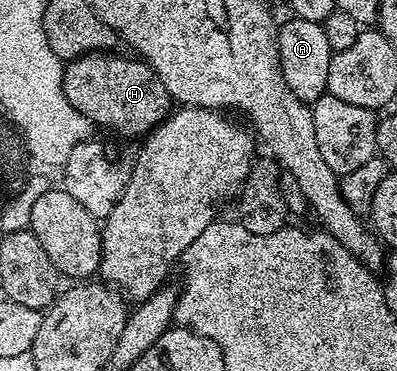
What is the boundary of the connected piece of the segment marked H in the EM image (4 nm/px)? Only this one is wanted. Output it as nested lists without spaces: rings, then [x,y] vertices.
[[[91,53],[69,60],[63,73],[63,90],[72,106],[91,124],[99,123],[126,137],[138,137],[146,130],[147,134],[170,114],[170,94],[146,62],[114,54]]]

